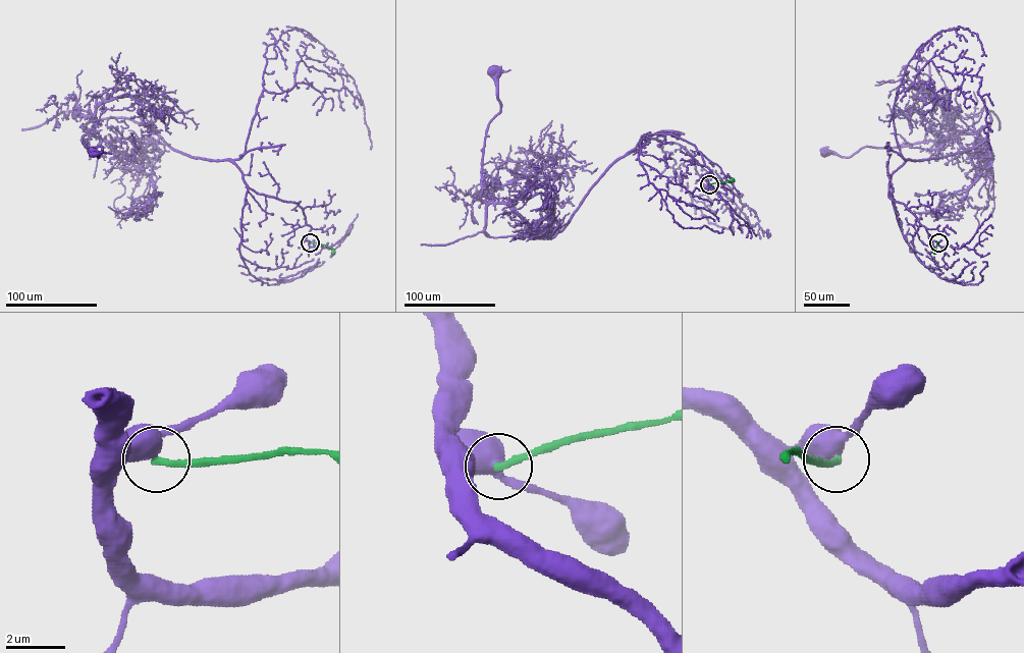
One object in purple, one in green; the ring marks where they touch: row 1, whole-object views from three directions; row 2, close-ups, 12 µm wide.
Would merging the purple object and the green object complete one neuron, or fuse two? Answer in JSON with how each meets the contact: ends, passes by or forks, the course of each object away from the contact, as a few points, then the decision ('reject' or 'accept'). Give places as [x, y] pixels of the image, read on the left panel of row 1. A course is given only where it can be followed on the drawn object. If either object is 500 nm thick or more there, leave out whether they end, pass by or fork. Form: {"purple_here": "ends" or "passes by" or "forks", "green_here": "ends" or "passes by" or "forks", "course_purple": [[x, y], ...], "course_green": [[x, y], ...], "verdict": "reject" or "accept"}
{"purple_here": "passes by", "green_here": "ends", "course_purple": [[310, 242], [303, 210], [256, 194], [228, 160], [191, 157], [126, 118], [87, 123], [94, 153]], "course_green": [[310, 242], [331, 247], [333, 251]], "verdict": "reject"}

